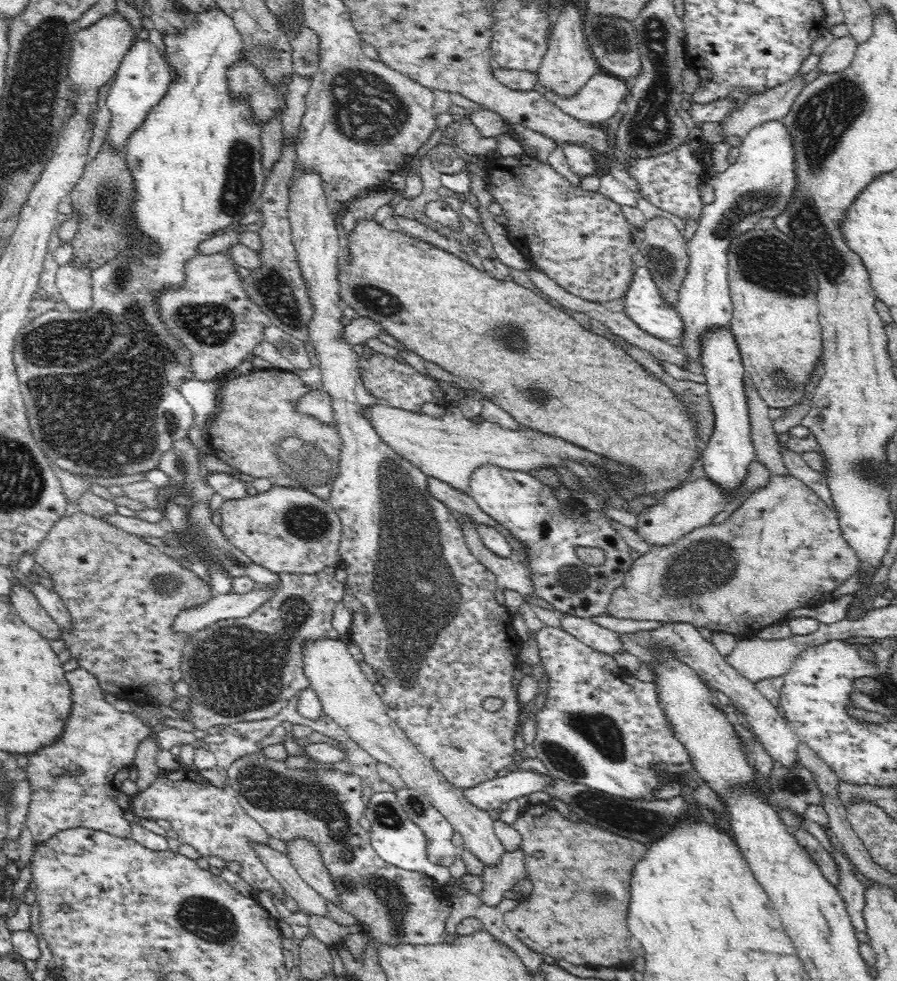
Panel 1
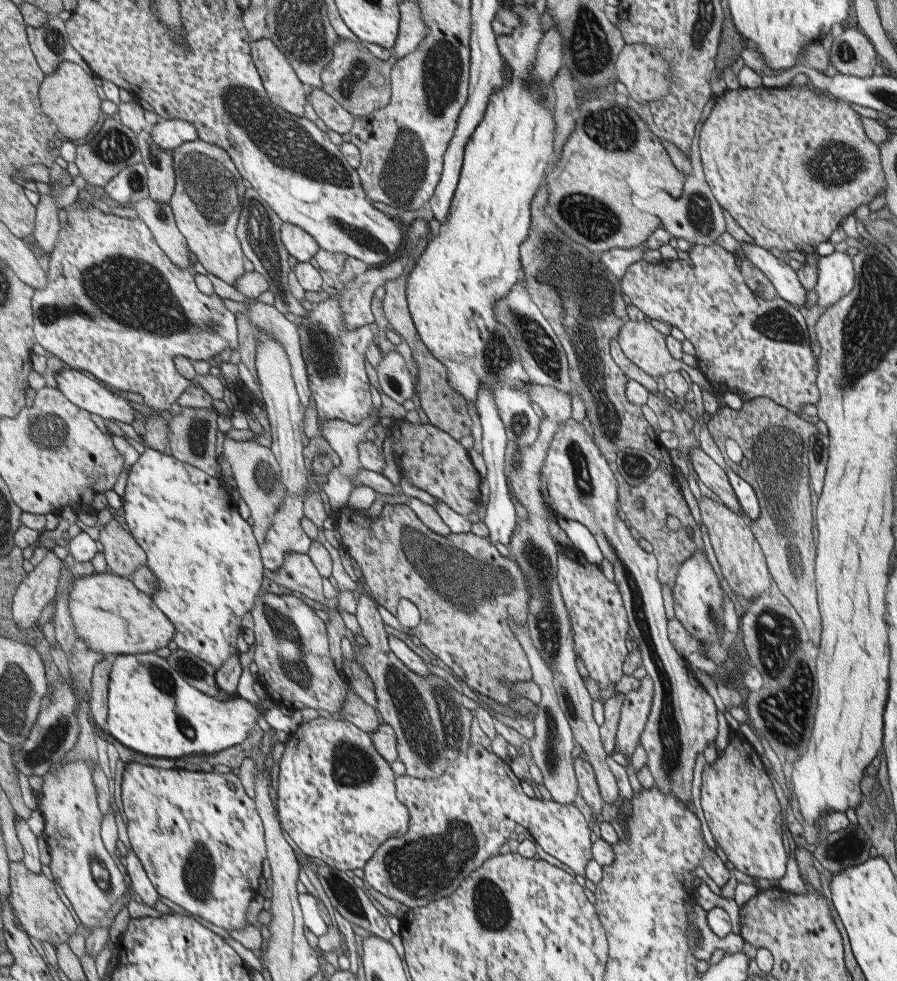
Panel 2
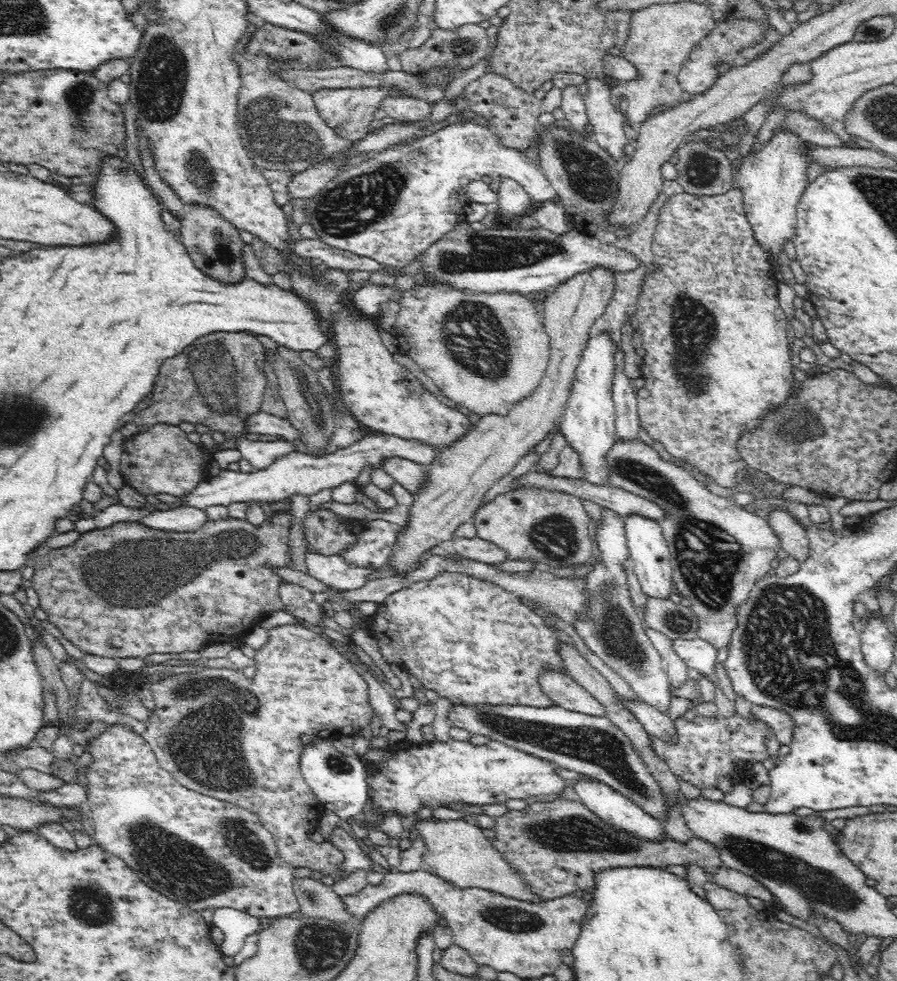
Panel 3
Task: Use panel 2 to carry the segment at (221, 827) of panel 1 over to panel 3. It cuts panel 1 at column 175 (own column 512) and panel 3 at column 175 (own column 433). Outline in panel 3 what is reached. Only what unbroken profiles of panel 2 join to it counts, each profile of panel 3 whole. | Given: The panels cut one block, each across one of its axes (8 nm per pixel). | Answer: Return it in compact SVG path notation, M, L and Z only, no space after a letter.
M123 724L111 725L105 732L90 739L84 747L92 755L92 764L89 764L86 768L88 784L86 787L87 801L85 805L90 810L90 823L92 828L94 828L92 830L93 840L96 840L96 845L104 852L109 852L110 855L121 858L130 867L133 874L138 876L139 880L144 882L144 884L154 888L162 895L183 904L183 906L196 911L206 908L214 910L220 907L230 907L247 912L258 918L276 918L278 916L288 916L293 912L301 912L301 906L299 906L297 895L294 891L294 880L296 880L296 877L293 875L293 867L279 855L279 850L275 845L276 840L273 840L270 832L262 826L256 814L248 812L248 810L244 810L240 806L236 806L232 801L211 797L206 793L202 794L179 784L173 774L162 768L158 761L156 761L150 745L140 734L130 730L129 727Z

